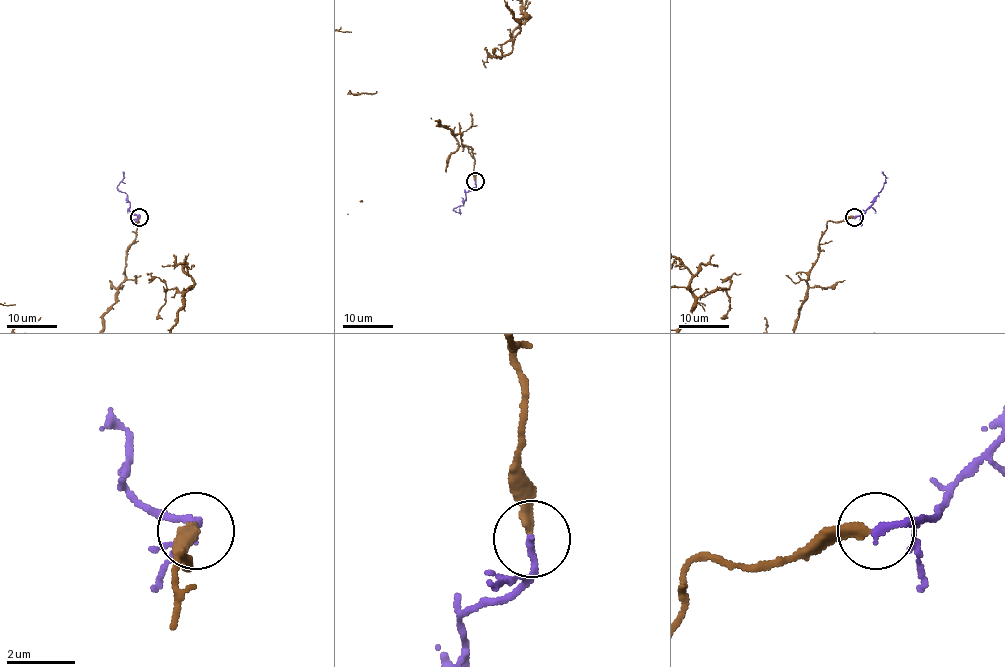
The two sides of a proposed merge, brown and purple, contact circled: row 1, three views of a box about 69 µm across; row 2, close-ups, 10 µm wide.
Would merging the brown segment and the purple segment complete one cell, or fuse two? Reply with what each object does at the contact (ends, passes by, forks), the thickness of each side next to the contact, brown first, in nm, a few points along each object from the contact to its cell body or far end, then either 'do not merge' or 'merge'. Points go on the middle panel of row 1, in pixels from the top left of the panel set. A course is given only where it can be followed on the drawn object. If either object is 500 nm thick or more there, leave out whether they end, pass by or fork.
brown ends | purple ends | 320/200 nm | purple via (475, 182), (474, 188), (465, 194), (463, 204), (453, 210), (460, 212), (459, 209) | merge

